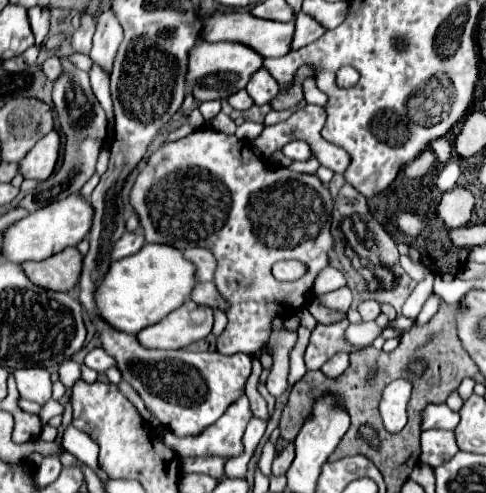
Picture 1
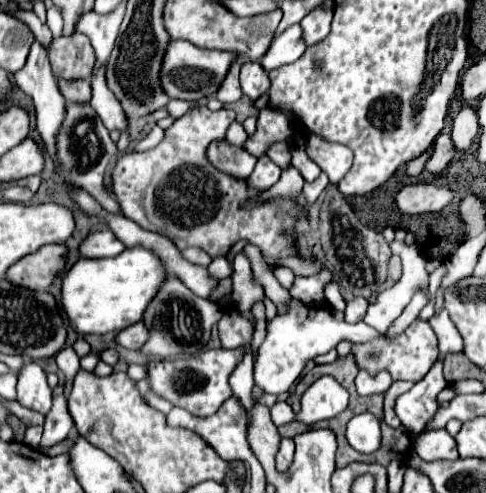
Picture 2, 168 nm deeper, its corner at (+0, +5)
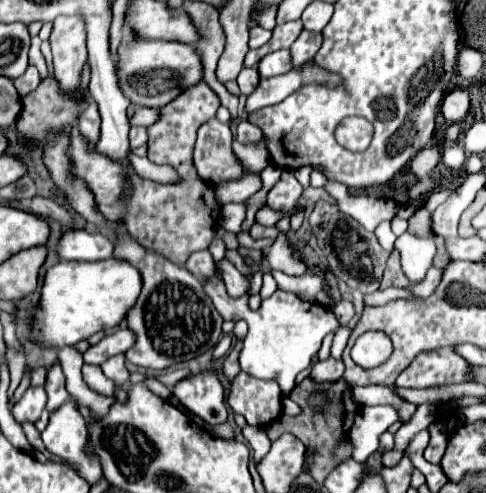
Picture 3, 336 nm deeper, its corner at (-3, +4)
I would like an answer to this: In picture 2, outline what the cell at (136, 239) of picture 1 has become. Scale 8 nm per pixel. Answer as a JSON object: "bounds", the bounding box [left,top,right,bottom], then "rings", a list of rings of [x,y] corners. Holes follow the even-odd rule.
{"bounds":[79,231,125,257],"rings":[[[99,231],[99,233],[93,233],[93,235],[89,235],[83,243],[81,243],[81,247],[79,247],[79,251],[81,251],[81,255],[83,257],[115,257],[115,255],[119,255],[121,251],[125,249],[125,245],[115,237],[115,233],[113,231]]]}

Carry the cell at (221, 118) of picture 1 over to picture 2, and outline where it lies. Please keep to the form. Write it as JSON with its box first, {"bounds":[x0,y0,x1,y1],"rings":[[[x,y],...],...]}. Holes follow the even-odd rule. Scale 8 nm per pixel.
{"bounds":[165,99,197,117],"rings":[[[171,99],[169,101],[169,105],[165,107],[169,113],[171,113],[171,117],[181,117],[181,115],[185,115],[189,109],[195,109],[197,105],[193,103],[193,101],[181,101],[181,99]]]}

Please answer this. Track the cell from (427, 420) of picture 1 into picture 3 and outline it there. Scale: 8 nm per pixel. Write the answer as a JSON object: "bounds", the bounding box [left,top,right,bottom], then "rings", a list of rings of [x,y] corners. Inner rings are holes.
{"bounds":[350,406,398,462],"rings":[[[372,406],[362,408],[350,430],[350,438],[354,442],[352,458],[356,462],[364,462],[372,452],[378,450],[378,438],[382,432],[388,430],[390,424],[398,422],[398,414],[392,406]]]}

